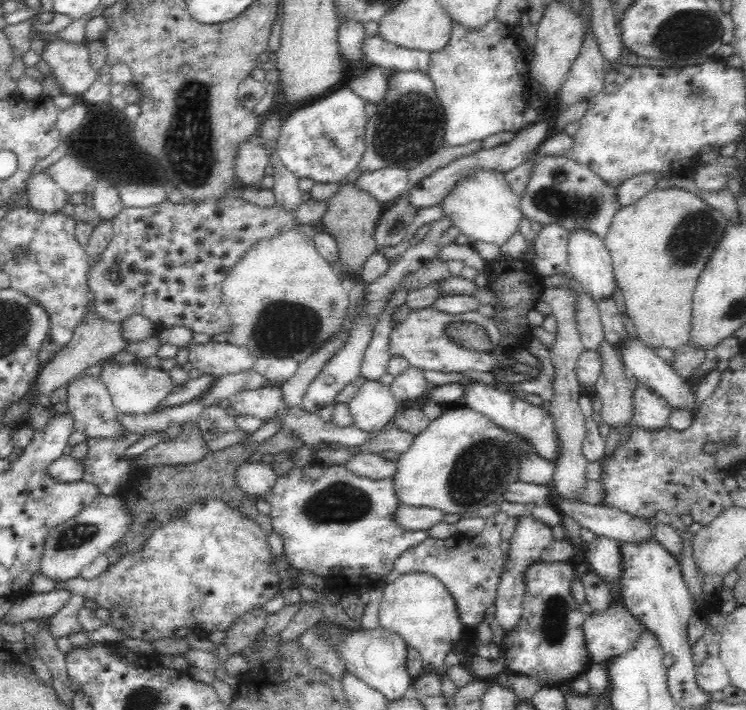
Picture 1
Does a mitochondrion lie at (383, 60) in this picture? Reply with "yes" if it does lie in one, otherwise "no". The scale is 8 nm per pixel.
no

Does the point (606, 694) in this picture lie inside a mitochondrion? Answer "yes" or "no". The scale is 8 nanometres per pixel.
no

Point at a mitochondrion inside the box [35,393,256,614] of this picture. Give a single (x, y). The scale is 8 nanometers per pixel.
(77, 535)

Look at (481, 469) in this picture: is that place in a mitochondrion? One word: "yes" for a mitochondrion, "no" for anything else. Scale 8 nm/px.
yes

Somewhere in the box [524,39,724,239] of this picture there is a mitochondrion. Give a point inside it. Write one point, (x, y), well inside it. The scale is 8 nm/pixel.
(557, 201)

